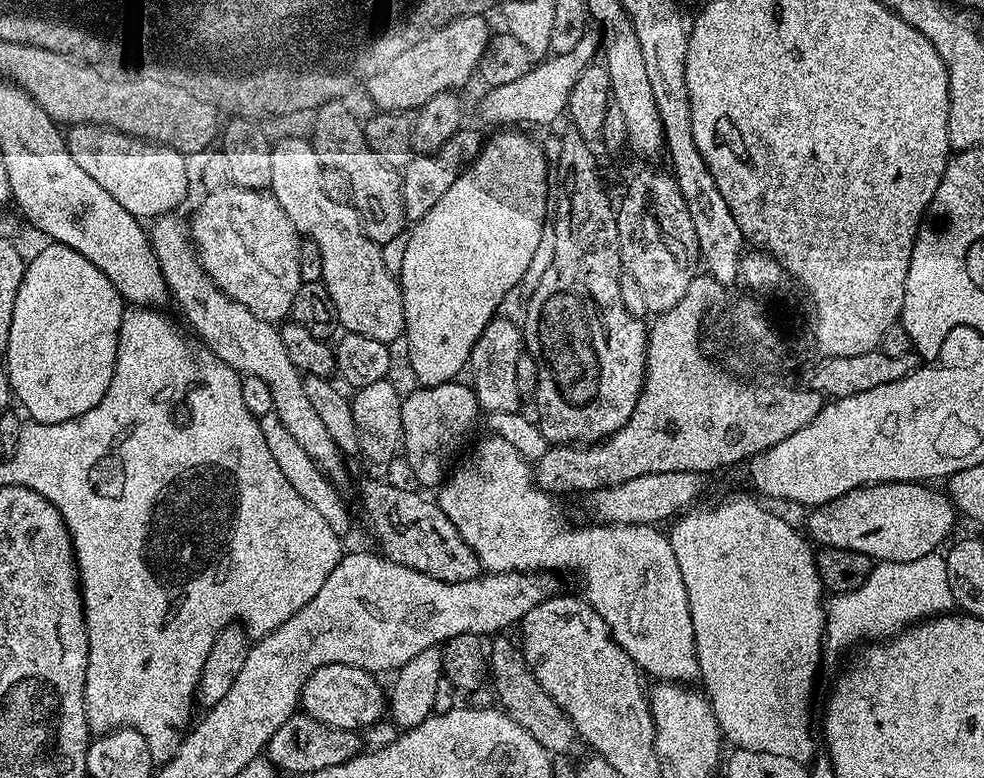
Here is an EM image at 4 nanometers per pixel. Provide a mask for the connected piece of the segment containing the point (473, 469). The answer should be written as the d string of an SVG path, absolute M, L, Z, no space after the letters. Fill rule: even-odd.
M491 434L485 436L473 450L472 457L464 465L461 463L438 488L441 510L450 522L454 522L454 530L458 530L466 546L474 550L481 569L495 574L543 573L552 570L548 568L573 568L584 583L583 599L604 619L618 646L630 654L641 673L648 675L649 672L656 682L688 684L695 681L700 667L694 646L694 624L690 622L686 582L682 582L682 570L678 570L678 558L674 558L671 539L665 533L663 536L659 527L650 524L591 522L581 528L563 528L564 516L556 505L559 503L538 487L533 465L524 460L514 446L502 442L502 438Z

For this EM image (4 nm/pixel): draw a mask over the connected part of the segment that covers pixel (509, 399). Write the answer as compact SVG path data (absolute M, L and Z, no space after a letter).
M504 314L490 321L486 330L482 330L478 342L474 342L470 361L470 387L485 413L516 412L519 409L522 397L518 390L518 358L523 351L525 346L521 325L517 321L515 324L507 320Z

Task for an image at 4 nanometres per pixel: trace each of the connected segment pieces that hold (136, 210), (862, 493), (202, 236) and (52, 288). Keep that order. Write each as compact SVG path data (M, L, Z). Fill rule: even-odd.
M73 124L67 129L66 139L70 154L74 154L74 162L107 190L118 203L130 210L130 214L141 218L155 218L175 213L176 208L188 196L188 164L185 153L175 152L173 148L162 148L159 144L149 144L137 140L134 136L124 136L113 128L102 128L99 124Z
M920 482L869 484L866 488L855 488L813 507L809 511L812 513L808 516L807 535L817 545L858 550L876 562L914 562L914 558L937 551L956 524L956 505L951 496L940 492Z
M227 186L209 191L204 197L206 197L205 200L201 202L200 209L193 214L192 220L190 216L190 235L192 243L198 249L201 266L210 274L210 278L216 284L216 287L222 289L234 302L246 306L246 310L250 310L250 314L254 314L263 320L283 321L291 313L294 294L298 294L301 285L300 275L298 274L298 250L300 249L301 237L298 235L296 227L290 222L290 218L286 218L286 210L282 210L282 206L278 206L278 202L267 191L254 192L245 188Z
M51 242L45 245L33 260L27 261L24 277L14 298L6 371L12 395L32 415L29 417L38 424L57 424L78 418L102 402L114 378L118 330L122 326L126 302L118 294L114 282L110 282L110 278L106 278L94 262L86 262L78 250Z

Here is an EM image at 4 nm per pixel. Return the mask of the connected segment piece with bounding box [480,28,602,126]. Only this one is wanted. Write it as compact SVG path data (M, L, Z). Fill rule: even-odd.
M590 28L587 32L584 32L581 42L574 46L574 49L549 55L546 59L529 67L526 74L518 78L516 82L506 82L503 86L488 88L485 91L486 94L480 100L480 112L483 118L492 124L500 124L496 126L516 126L519 125L516 124L518 122L542 126L556 121L560 116L562 118L567 109L568 98L572 93L574 82L578 82L582 72L597 59L601 46L601 33L597 29Z

